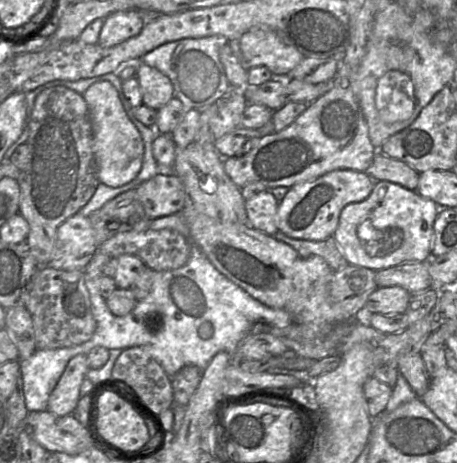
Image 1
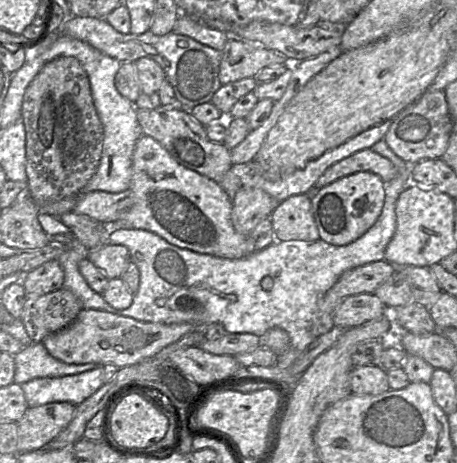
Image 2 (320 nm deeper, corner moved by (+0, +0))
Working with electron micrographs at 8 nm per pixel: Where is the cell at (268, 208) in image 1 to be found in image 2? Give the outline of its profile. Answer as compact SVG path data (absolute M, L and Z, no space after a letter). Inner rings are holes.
M295 195L284 200L270 216L275 240L316 241L320 239L311 197Z

